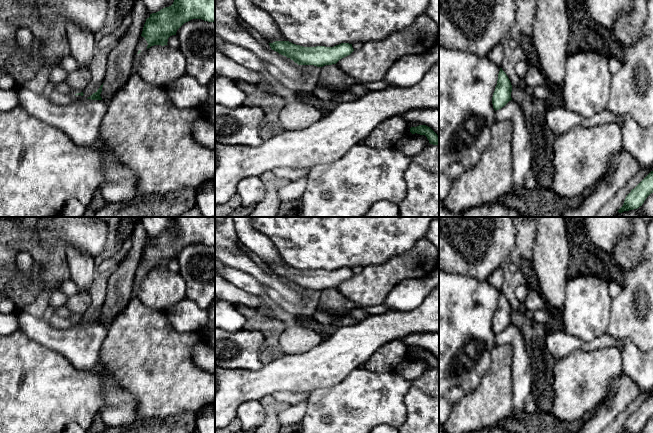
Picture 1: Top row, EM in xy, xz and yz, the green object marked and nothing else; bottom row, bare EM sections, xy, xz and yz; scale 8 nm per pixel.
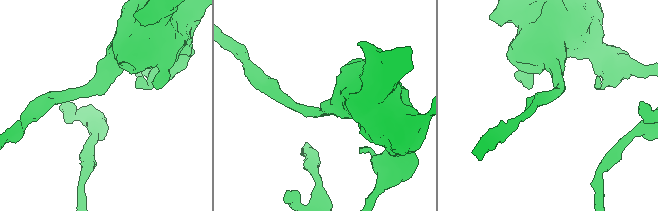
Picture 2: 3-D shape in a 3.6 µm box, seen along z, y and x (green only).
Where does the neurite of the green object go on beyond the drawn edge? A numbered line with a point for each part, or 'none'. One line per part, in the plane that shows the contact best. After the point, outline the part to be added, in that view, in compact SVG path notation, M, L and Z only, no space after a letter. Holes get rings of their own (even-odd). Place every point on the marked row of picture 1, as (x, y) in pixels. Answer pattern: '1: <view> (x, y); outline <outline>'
none

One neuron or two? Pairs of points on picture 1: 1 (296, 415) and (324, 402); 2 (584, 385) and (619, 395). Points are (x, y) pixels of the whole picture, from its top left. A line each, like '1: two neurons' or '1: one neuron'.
1: two neurons
2: two neurons

